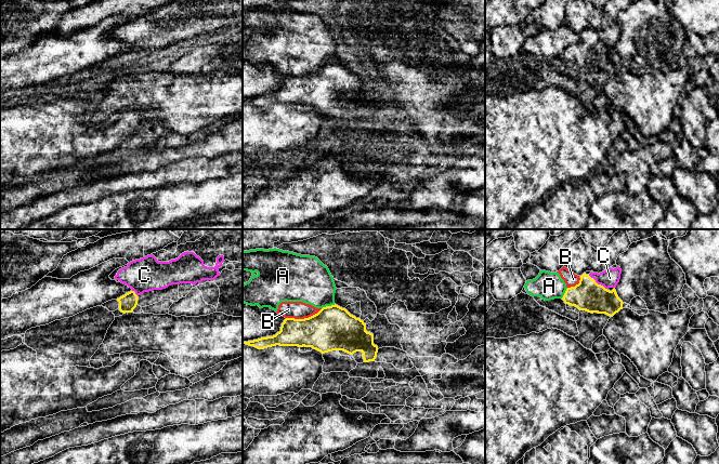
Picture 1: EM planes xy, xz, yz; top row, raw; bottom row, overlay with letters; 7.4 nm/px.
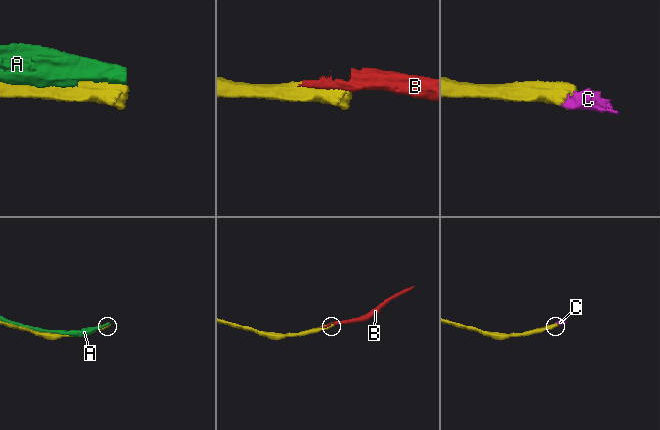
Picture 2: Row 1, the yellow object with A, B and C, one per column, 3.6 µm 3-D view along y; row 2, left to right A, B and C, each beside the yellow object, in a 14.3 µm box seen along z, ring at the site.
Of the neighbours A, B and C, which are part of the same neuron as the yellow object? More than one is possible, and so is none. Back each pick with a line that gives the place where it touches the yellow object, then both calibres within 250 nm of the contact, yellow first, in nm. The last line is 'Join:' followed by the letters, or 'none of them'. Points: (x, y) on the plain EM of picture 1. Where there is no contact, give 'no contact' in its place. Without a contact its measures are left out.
C: yz (600, 42) | 220/140 nm
Join: C

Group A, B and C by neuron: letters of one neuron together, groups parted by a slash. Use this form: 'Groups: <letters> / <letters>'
Groups: A B / C

